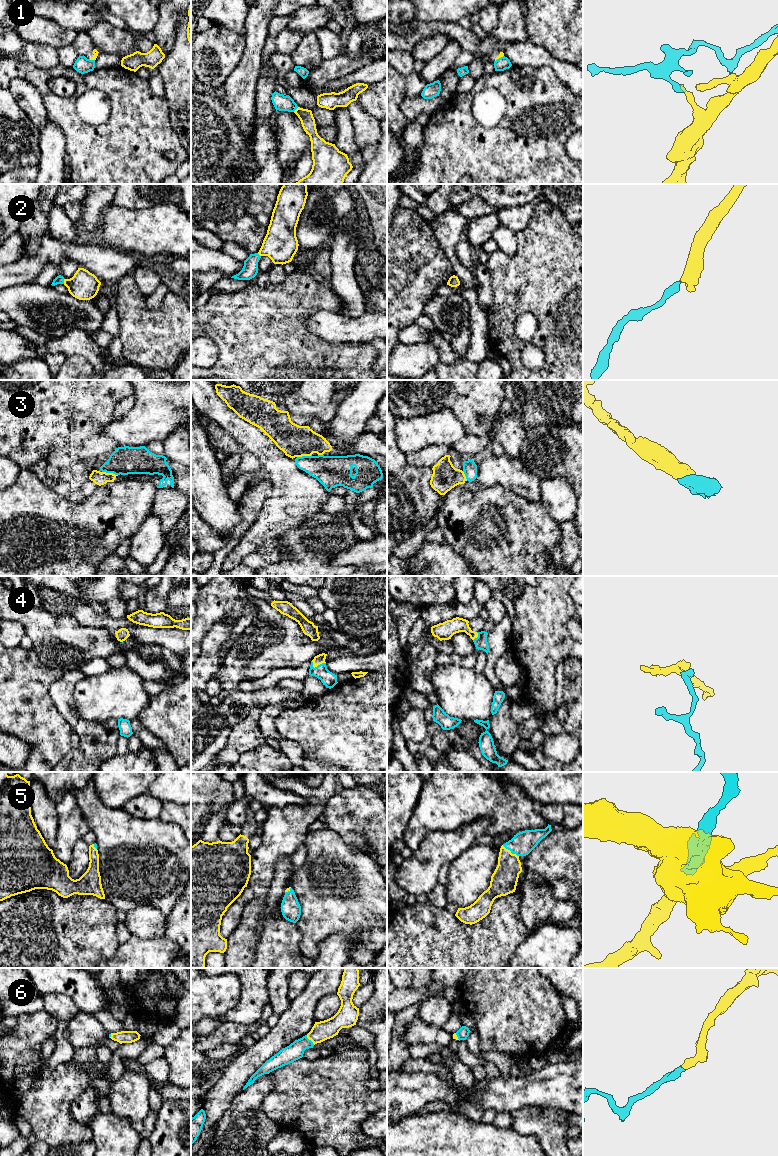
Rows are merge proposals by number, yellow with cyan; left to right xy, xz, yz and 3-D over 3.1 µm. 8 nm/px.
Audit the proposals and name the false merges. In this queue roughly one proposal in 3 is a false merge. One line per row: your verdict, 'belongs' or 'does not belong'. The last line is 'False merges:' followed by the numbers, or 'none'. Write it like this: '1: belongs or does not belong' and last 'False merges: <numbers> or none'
1: does not belong
2: belongs
3: belongs
4: belongs
5: belongs
6: belongs
False merges: 1

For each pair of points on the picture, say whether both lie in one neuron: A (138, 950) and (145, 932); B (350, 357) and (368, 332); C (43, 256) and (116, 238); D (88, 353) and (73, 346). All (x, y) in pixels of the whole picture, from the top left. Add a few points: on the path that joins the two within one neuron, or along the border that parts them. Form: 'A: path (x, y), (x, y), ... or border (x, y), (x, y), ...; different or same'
A: border (131, 934), (142, 938), (159, 938), (164, 936); different
B: border (365, 342), (336, 343); different
C: border (103, 243), (126, 252); different
D: path (84, 349), (81, 346), (77, 346); same

